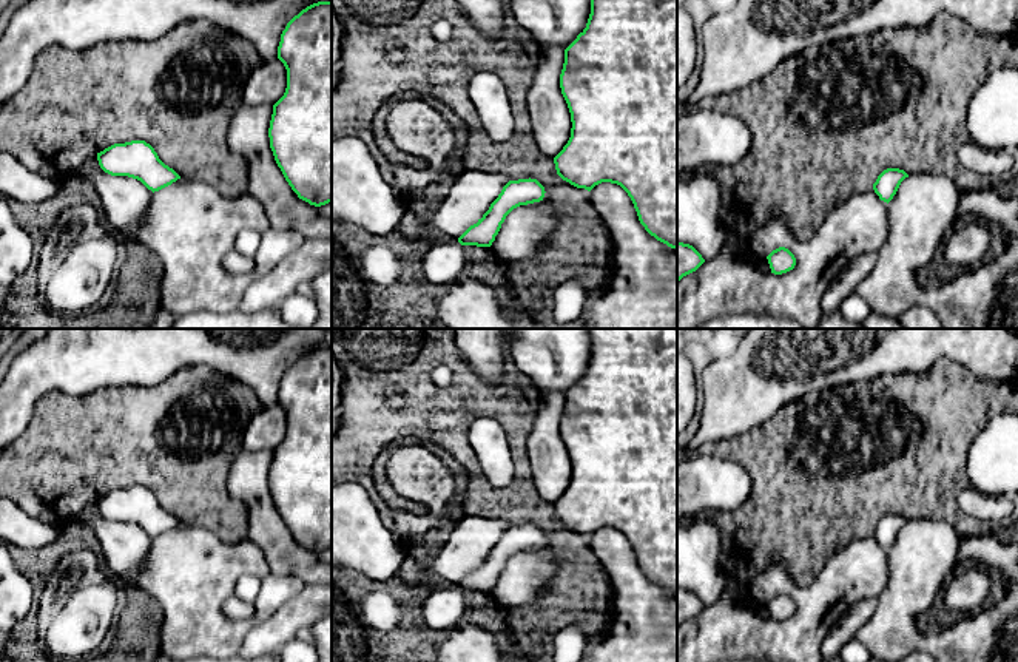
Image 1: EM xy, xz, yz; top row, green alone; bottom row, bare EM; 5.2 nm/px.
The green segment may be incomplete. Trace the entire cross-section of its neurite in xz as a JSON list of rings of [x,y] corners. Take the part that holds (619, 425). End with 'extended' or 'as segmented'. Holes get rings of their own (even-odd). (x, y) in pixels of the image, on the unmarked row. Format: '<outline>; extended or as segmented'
[[[589,329],[591,360],[586,373],[565,395],[560,420],[561,440],[571,458],[571,483],[554,503],[557,520],[577,534],[591,537],[602,528],[620,531],[631,543],[640,569],[657,586],[677,596],[677,329]]]; as segmented

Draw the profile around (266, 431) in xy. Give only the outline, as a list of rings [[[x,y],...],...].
[[[279,404],[262,407],[244,429],[244,449],[275,451],[285,438],[287,415]]]

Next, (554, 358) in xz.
[[[507,329],[509,356],[534,381],[534,390],[566,395],[586,373],[591,360],[589,329]]]

